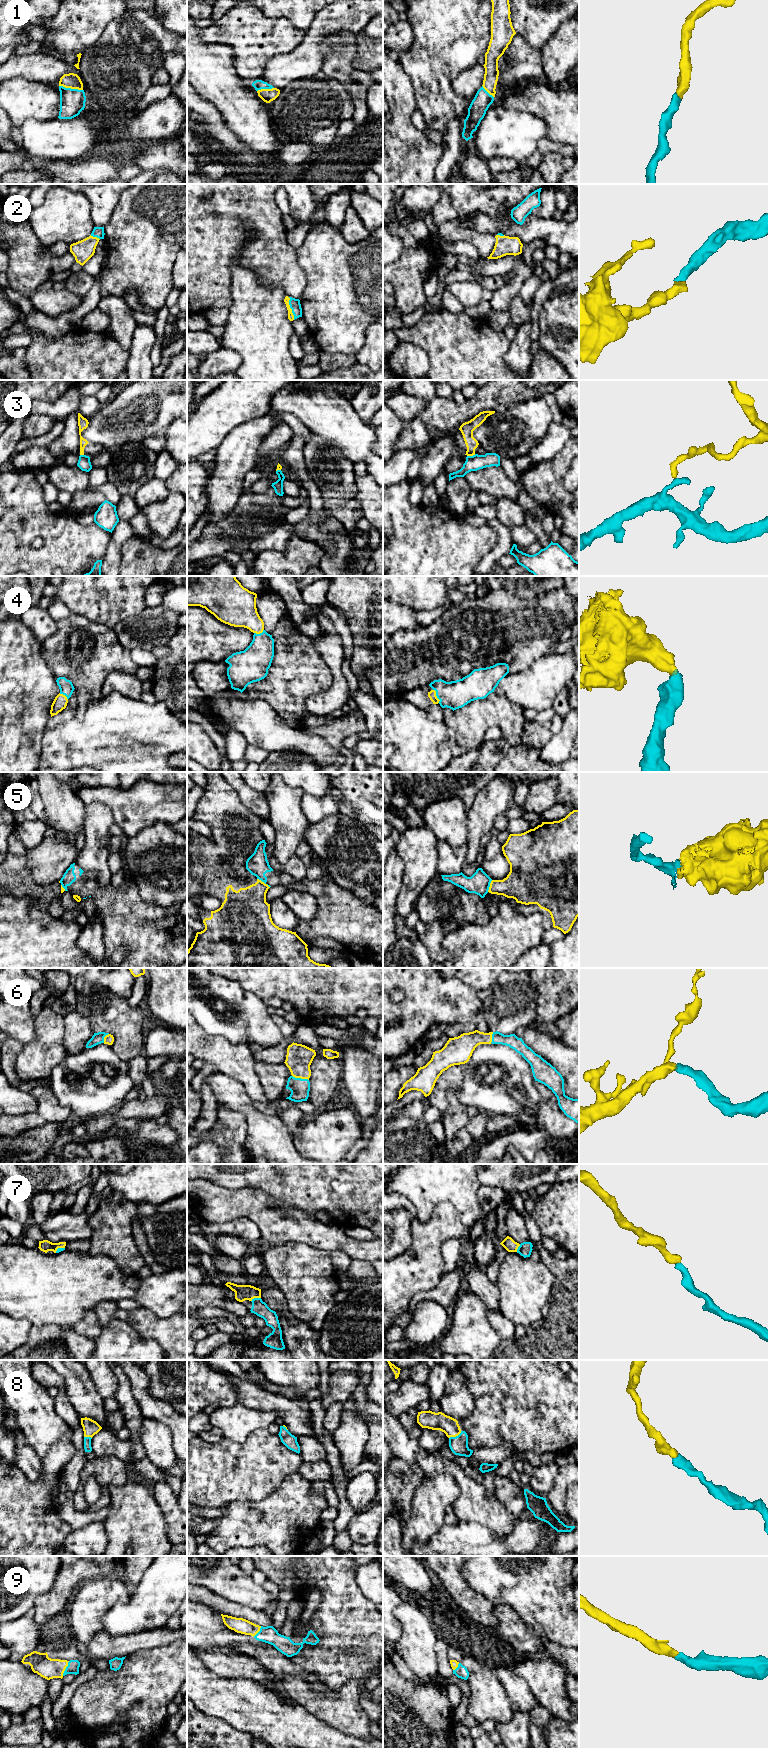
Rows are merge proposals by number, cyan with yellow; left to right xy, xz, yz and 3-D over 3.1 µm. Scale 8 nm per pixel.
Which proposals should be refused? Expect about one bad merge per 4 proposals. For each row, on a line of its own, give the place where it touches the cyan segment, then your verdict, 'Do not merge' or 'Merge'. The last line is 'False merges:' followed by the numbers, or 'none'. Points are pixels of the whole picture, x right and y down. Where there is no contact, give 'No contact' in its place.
1: Touches cyan at xy (70, 88). Merge
2: Touches cyan at xz (290, 307). Merge
3: Touches cyan at yz (471, 456). Do not merge
4: Touches cyan at yz (436, 695). Merge
5: Touches cyan at xz (263, 881). Do not merge
6: Touches cyan at xz (300, 1078). Merge
7: Touches cyan at xz (255, 1298). Merge
8: Touches cyan at yz (456, 1436). Merge
9: Touches cyan at xy (66, 1668). Merge
False merges: 3, 5

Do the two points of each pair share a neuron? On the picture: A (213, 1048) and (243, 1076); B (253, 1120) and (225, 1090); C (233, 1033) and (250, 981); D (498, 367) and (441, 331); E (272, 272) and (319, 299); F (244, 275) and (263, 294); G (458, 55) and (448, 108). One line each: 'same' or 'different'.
A: same
B: same
C: different
D: same
E: different
F: same
G: same

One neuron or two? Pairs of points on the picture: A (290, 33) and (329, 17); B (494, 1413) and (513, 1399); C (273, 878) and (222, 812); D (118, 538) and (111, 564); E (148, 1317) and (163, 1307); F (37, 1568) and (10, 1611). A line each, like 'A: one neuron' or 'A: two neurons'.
A: two neurons
B: two neurons
C: two neurons
D: one neuron
E: two neurons
F: one neuron

